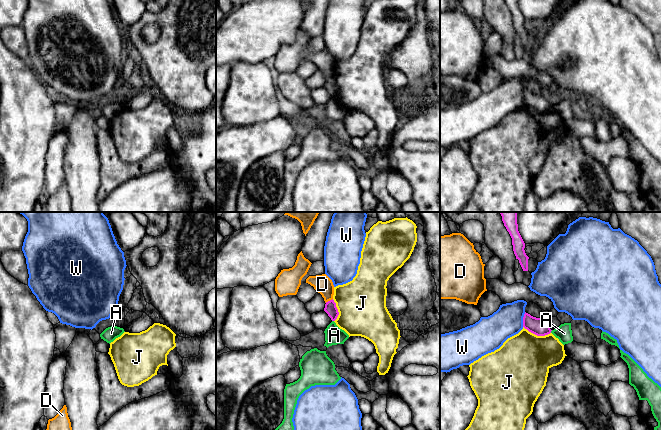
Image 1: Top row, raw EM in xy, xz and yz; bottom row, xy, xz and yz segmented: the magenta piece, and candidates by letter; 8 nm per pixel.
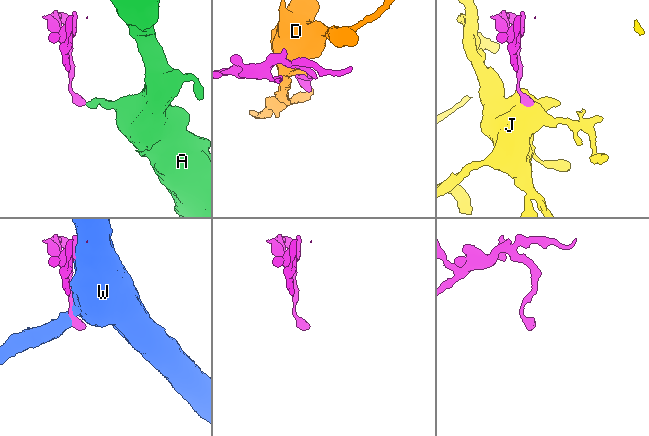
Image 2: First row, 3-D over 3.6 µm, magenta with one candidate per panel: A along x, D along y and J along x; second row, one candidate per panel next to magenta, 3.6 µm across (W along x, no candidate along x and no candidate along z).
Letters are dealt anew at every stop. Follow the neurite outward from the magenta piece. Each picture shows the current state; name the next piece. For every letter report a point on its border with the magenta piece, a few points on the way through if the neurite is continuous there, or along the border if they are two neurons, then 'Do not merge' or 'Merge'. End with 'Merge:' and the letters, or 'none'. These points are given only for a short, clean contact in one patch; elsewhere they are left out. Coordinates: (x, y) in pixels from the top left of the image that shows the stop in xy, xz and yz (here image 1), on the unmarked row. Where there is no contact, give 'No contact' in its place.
A: Touches magenta at yz (551, 106). Boundary: yz (552, 106), (550, 108). Do not merge
D: Touches magenta at xz (328, 77). Boundary: xz (332, 74), (325, 78). Do not merge
J: Touches magenta at yz (537, 111). Boundary: yz (523, 102), (537, 111), (547, 111), (550, 109). Do not merge
W: Touches magenta at yz (523, 95). Do not merge
Merge: none

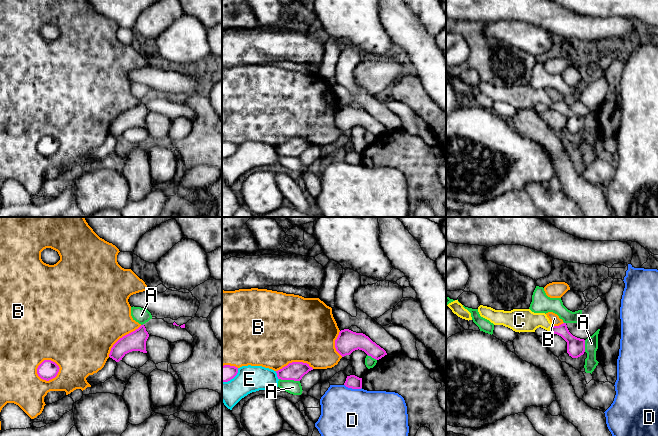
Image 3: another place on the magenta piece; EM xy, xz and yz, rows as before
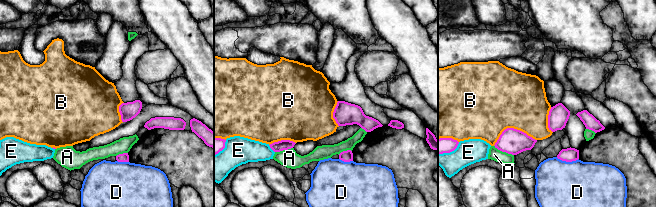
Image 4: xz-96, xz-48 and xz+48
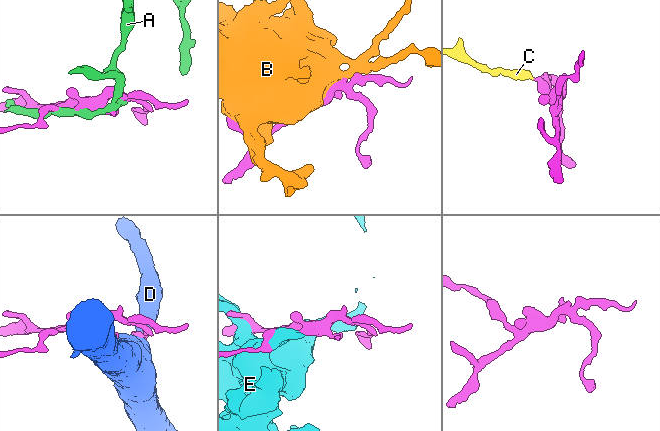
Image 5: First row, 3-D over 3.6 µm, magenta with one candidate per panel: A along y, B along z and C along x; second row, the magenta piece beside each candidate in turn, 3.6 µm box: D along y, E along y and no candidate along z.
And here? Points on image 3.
A: Touches magenta at xz (289, 155). Do not merge
B: Touches magenta at xy (49, 155). Do not merge
C: Touches magenta at yz (550, 104). Path across: yz (575, 122), (561, 106), (550, 104), (541, 96), (520, 96). Merge
D: Touches magenta at xz (353, 164). Do not merge
E: Touches magenta at xz (277, 151). Do not merge
Merge: C

